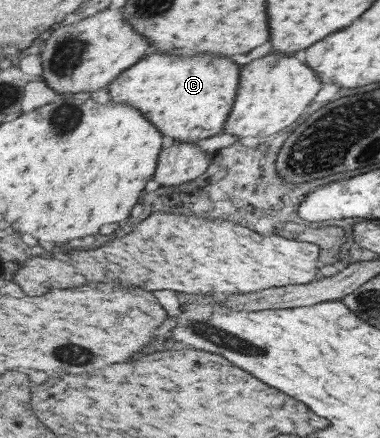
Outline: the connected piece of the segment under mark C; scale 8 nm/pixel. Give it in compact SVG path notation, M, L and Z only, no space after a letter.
M154 52L112 81L108 86L108 93L110 100L116 103L129 103L137 110L143 111L144 115L160 128L163 135L172 137L174 141L196 144L224 131L239 94L241 69L242 67L231 61L229 57L219 57L213 53L175 57L175 55Z

